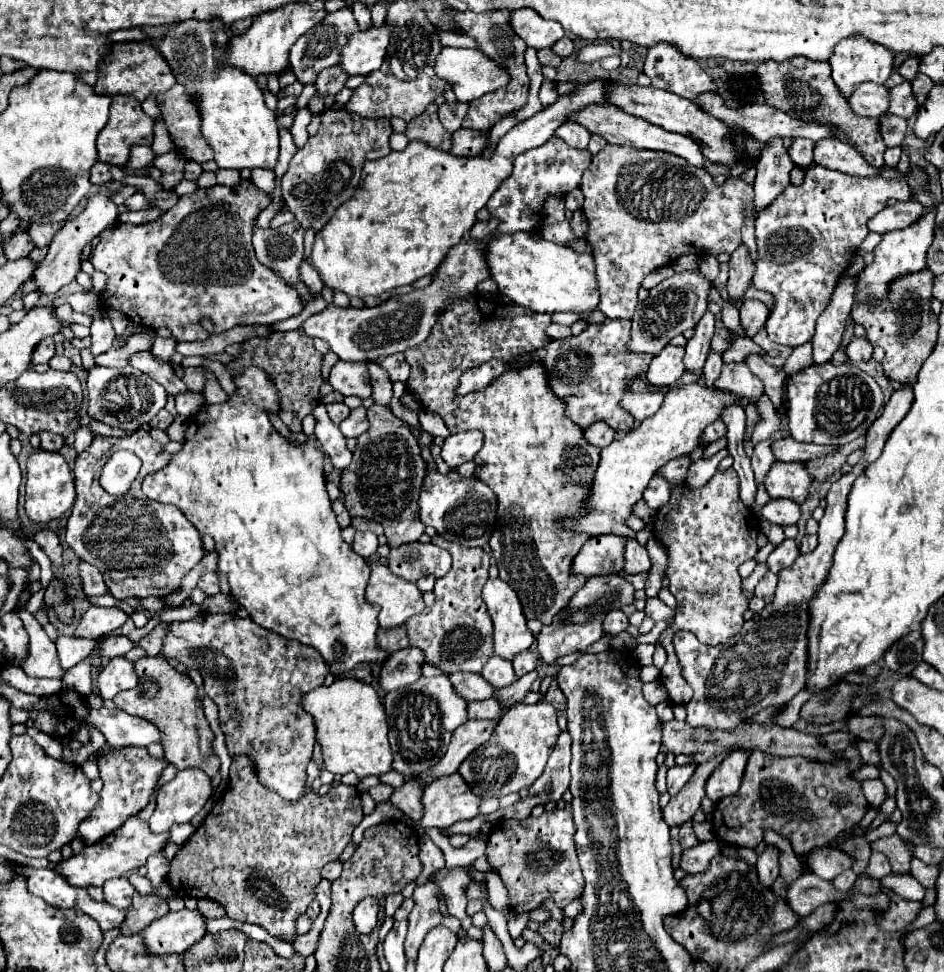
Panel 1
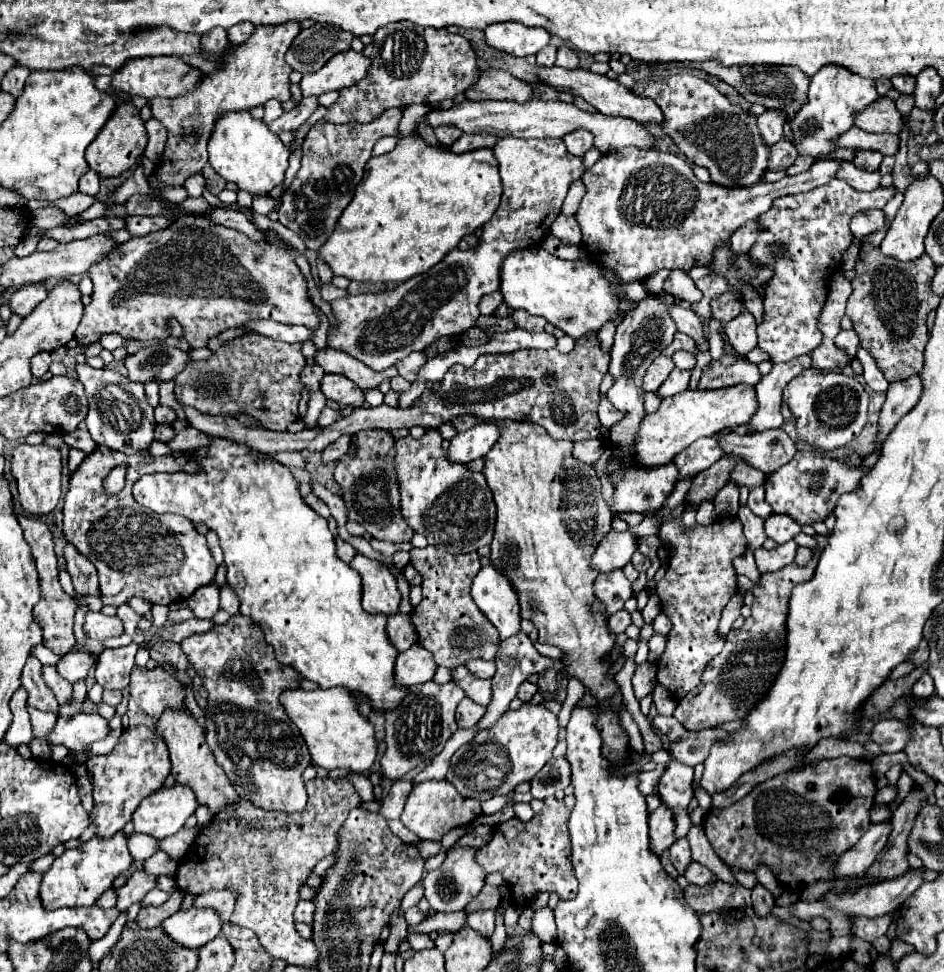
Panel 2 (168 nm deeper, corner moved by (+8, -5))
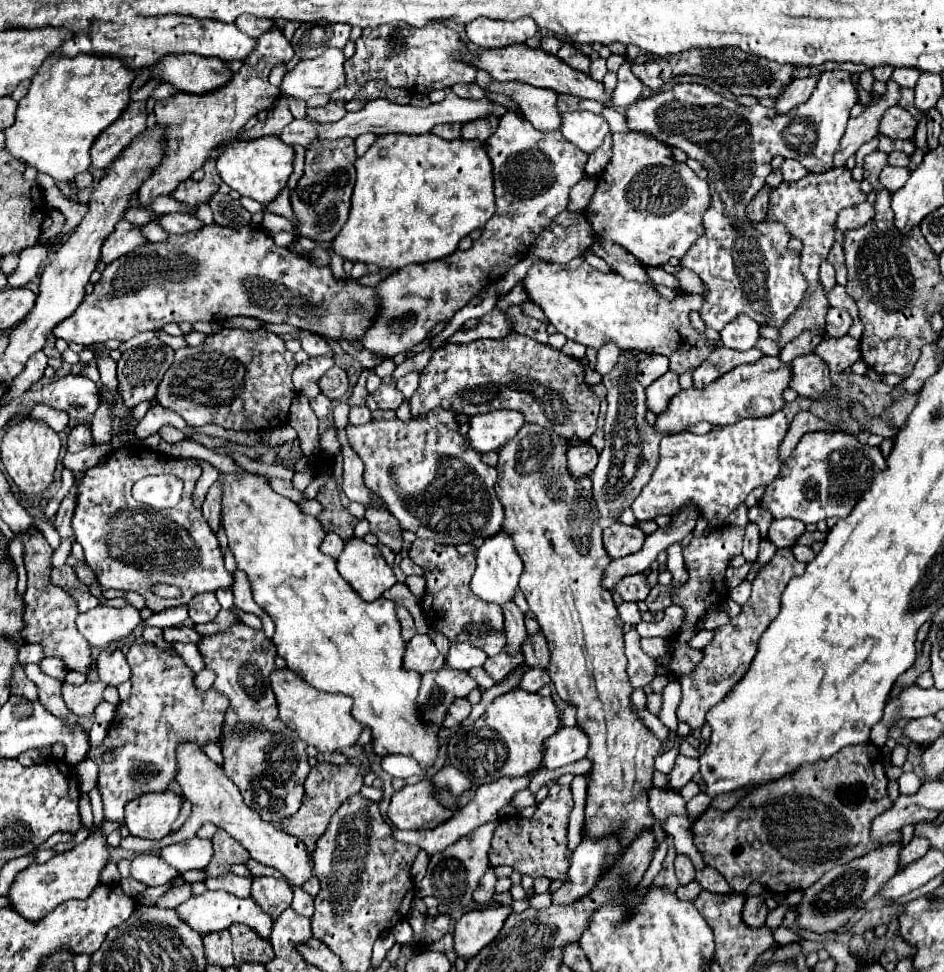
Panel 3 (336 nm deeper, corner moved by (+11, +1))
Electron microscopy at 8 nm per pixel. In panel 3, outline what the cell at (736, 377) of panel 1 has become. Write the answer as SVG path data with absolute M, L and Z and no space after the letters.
M718 346L712 354L694 370L694 388L704 388L706 384L714 382L716 378L734 370L740 364L754 364L762 356L760 350L750 348L748 352L736 352L726 346Z

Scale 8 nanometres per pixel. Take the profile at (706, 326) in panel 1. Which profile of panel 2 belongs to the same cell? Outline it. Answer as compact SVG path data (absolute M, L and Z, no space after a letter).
M675 368L669 374L669 378L661 384L661 388L657 390L657 396L659 398L667 398L667 396L673 396L673 394L679 394L679 392L687 390L689 388L689 376L691 376L691 372Z

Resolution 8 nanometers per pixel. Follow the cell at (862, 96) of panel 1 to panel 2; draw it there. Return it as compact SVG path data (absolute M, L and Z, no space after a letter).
M887 96L877 98L871 106L855 114L855 126L875 132L875 134L901 134L905 124L903 116L895 108L895 102L889 100Z

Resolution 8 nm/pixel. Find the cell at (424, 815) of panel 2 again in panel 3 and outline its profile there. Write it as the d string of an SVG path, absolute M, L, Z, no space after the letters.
M420 780L412 786L406 784L402 790L394 792L388 806L388 818L400 830L434 828L442 824L446 812L448 810L436 798L430 780Z

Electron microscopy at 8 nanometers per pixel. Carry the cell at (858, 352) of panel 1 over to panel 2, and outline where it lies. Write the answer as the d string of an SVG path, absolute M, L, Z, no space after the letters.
M841 330L837 336L835 336L835 344L845 350L849 356L855 356L857 348L859 348L859 338L857 338L857 332L855 330Z

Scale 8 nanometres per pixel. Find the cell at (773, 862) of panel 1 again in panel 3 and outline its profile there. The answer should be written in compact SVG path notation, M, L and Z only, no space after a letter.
M748 896L746 898L742 918L748 926L752 926L752 928L762 926L766 922L766 914L768 914L768 908L764 902L764 896Z

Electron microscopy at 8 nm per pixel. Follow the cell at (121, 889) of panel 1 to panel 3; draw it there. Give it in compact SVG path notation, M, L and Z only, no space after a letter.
M138 854L132 860L130 876L146 886L164 886L174 876L178 876L178 872L172 870L172 866L166 862L160 862L156 854Z

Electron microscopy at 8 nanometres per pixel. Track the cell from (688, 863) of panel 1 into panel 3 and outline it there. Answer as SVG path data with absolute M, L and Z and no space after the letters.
M704 866L702 870L696 870L696 882L710 892L718 892L718 894L730 894L730 886L726 882L726 878L722 878L722 874L718 874L716 868L712 866Z

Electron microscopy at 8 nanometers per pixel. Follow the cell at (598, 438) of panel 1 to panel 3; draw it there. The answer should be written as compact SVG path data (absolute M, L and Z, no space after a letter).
M590 442L568 448L568 470L574 476L588 476L598 462L598 452Z

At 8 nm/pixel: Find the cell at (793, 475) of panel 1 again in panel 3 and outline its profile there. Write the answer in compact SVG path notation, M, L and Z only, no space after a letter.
M810 432L782 462L780 474L766 486L760 506L770 510L774 518L796 518L806 524L832 516L846 518L880 470L884 470L884 456L878 446L862 444L852 434Z

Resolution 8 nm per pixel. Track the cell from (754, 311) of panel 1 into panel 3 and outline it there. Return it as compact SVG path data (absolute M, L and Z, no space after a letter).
M738 314L732 322L728 322L728 326L724 326L724 330L720 332L720 338L722 338L722 344L726 348L732 348L732 350L750 350L756 340L758 340L758 324L748 318L746 314Z

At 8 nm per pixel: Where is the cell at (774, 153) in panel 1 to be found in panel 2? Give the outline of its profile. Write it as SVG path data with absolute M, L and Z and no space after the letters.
M765 110L759 116L759 130L763 134L763 142L773 146L775 142L779 142L783 138L783 126L789 122L787 112L779 112L779 110Z

